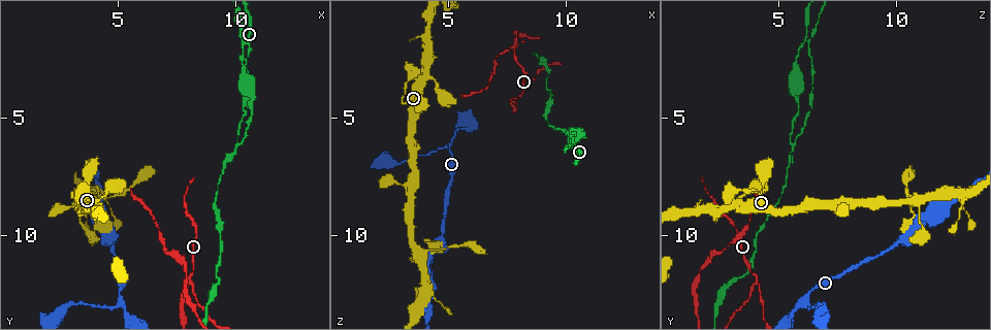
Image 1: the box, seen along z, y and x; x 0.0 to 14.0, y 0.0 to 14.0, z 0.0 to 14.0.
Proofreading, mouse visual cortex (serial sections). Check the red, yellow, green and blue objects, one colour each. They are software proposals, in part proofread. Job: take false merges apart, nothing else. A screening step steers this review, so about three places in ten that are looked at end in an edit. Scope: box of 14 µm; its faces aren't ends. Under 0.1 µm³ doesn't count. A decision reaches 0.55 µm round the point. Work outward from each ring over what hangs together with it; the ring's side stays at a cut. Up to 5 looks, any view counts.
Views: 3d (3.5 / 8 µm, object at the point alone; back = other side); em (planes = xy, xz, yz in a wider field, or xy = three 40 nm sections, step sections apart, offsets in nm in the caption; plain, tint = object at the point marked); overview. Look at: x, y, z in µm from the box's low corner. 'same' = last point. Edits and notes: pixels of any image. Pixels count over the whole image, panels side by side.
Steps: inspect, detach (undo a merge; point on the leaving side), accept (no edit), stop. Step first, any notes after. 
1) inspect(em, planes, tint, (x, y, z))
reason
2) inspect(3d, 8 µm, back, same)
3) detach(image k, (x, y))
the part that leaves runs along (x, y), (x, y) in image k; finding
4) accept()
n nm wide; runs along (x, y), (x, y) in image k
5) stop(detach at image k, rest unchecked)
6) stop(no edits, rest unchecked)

inspect(3d, 3.5 µm, (8.2, 11.9, 4.1))
arms part here

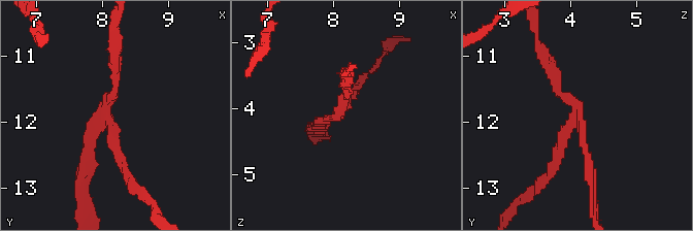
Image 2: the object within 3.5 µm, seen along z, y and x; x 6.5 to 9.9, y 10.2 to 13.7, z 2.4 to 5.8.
inspect(em, xy, step 1, tint, (8.05, 12.00, 4.05))
need the tissue

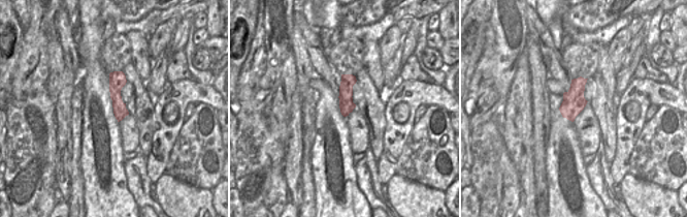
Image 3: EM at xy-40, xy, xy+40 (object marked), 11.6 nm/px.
detach(image 2, (120, 156))
border along (127, 110), (115, 115) in image 3; a second cell is stuck on

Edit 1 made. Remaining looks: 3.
inspect(overview)
redraw

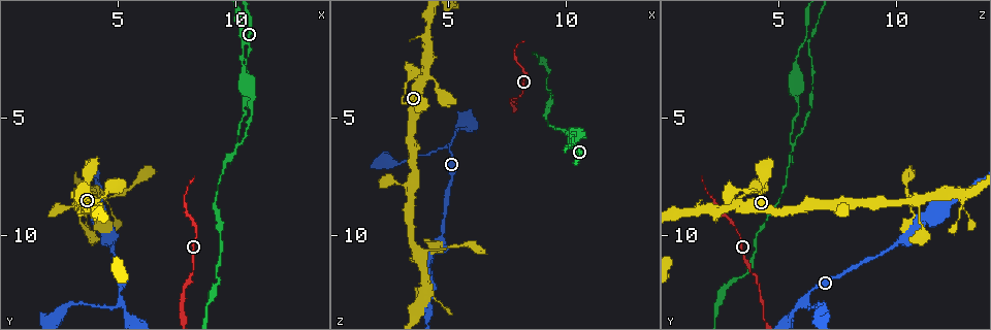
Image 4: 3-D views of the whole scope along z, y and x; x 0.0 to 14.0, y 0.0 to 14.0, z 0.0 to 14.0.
inspect(3d, 3.5 µm, (10.0, 6.1, 5.6))
arms part here

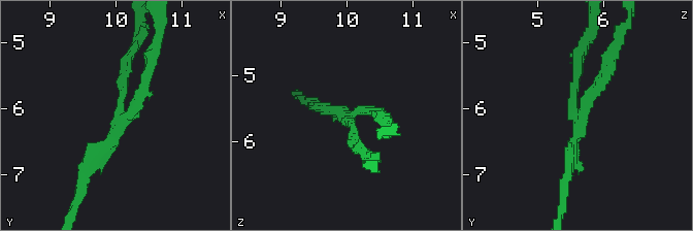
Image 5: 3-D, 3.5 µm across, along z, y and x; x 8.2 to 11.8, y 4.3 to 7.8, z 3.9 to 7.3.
inspect(em, planes, tint, (10.05, 6.10, 5.65))
3 arms; arms of 150, 200, 200 nm

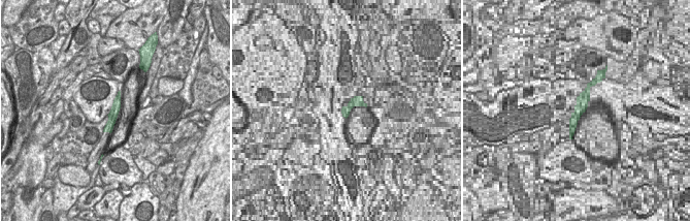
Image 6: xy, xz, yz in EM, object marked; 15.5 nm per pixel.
detach(image 5, (563, 193))
the part that leaves runs along (575, 117), (575, 63), (592, 28) in image 5; two cells meet here

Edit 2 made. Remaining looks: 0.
stop(detach at image 2, detach at image 5, rest unchecked)

